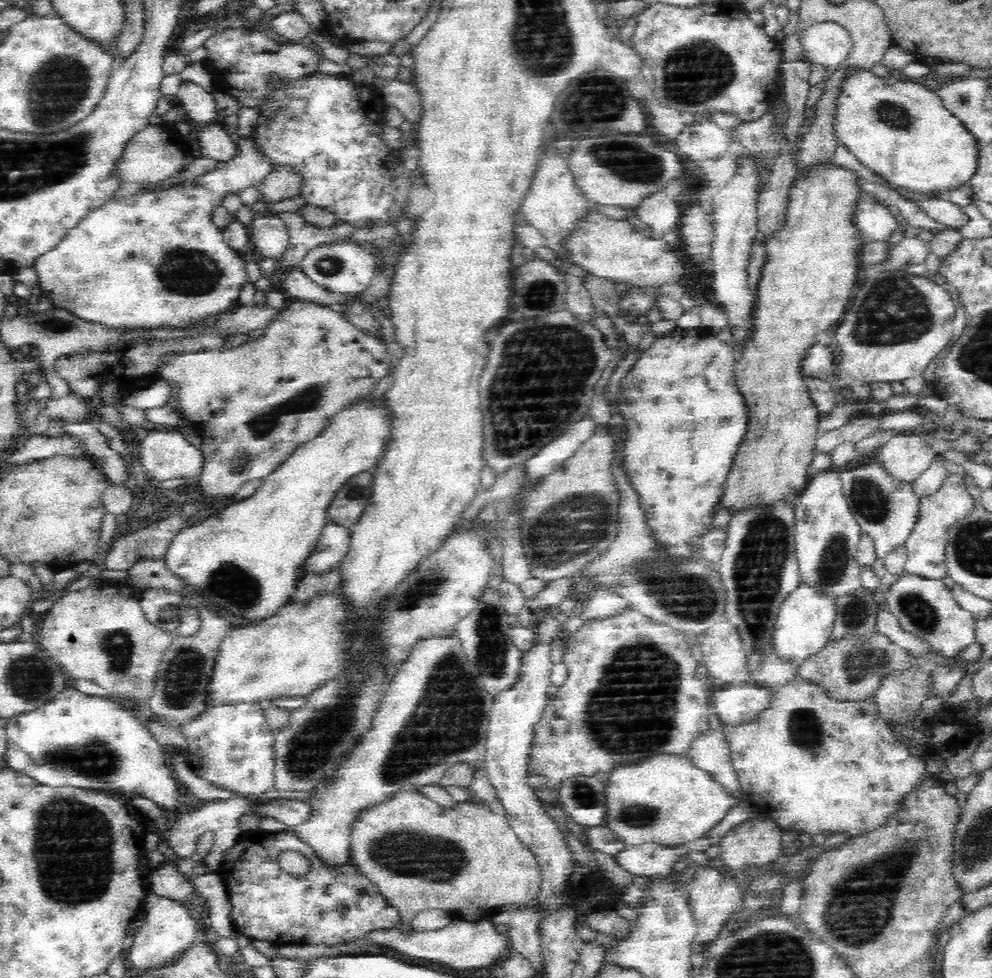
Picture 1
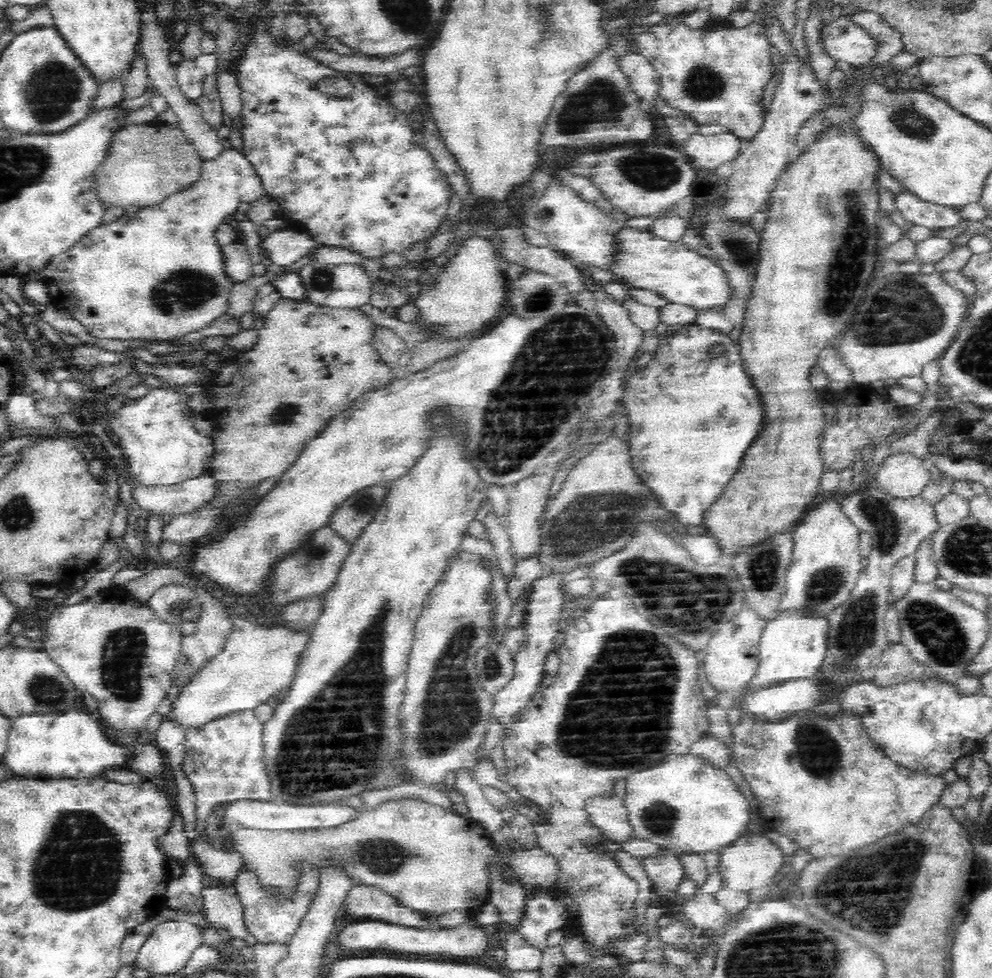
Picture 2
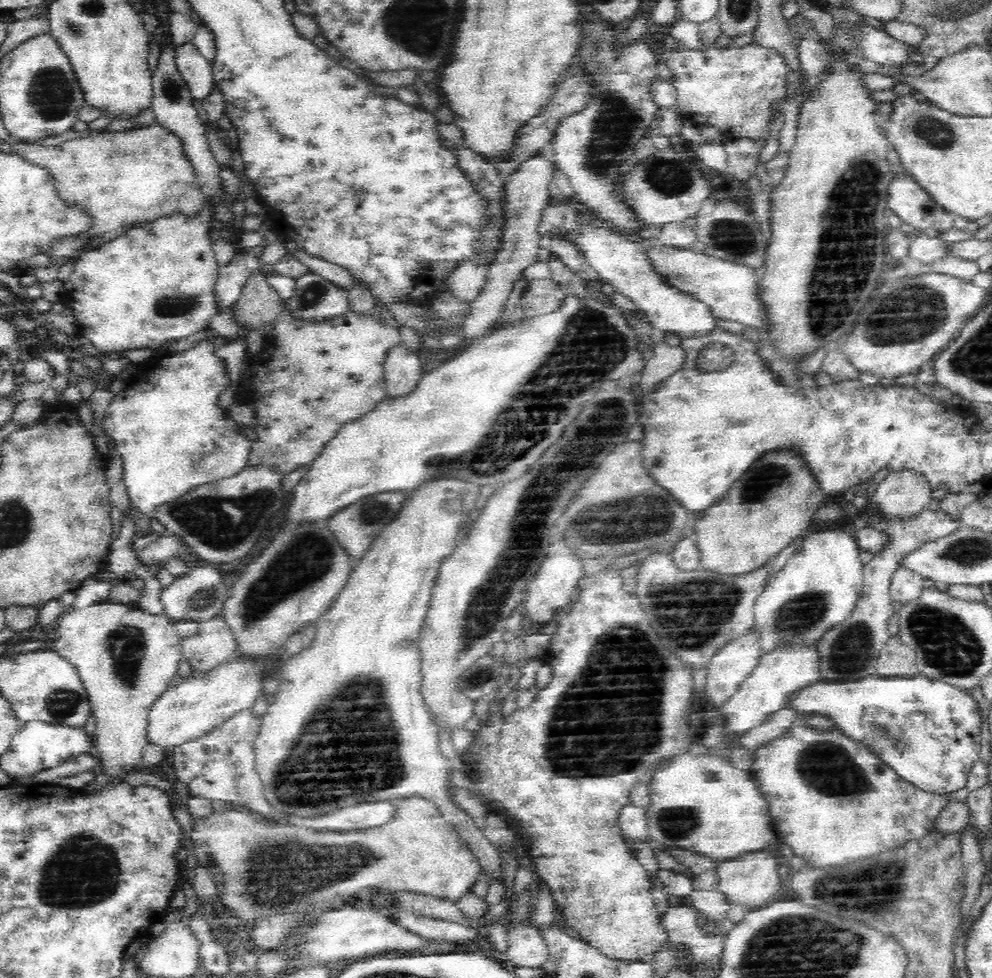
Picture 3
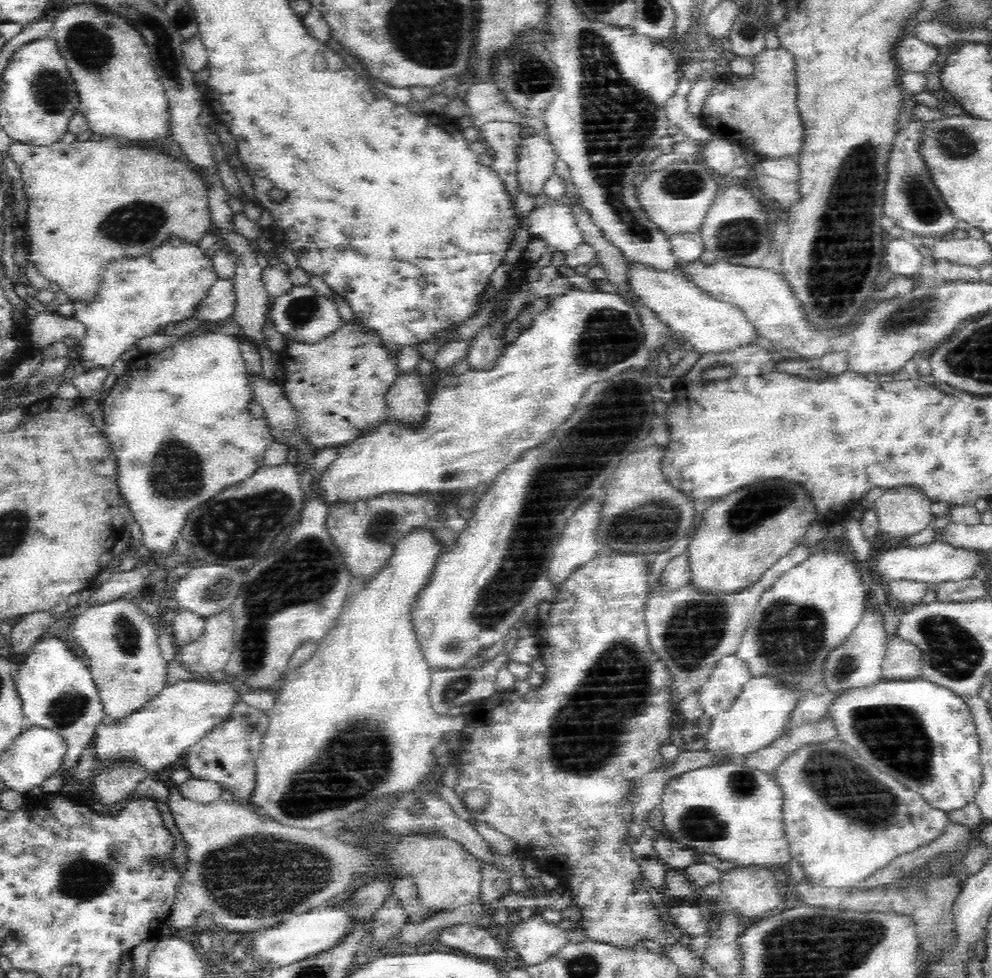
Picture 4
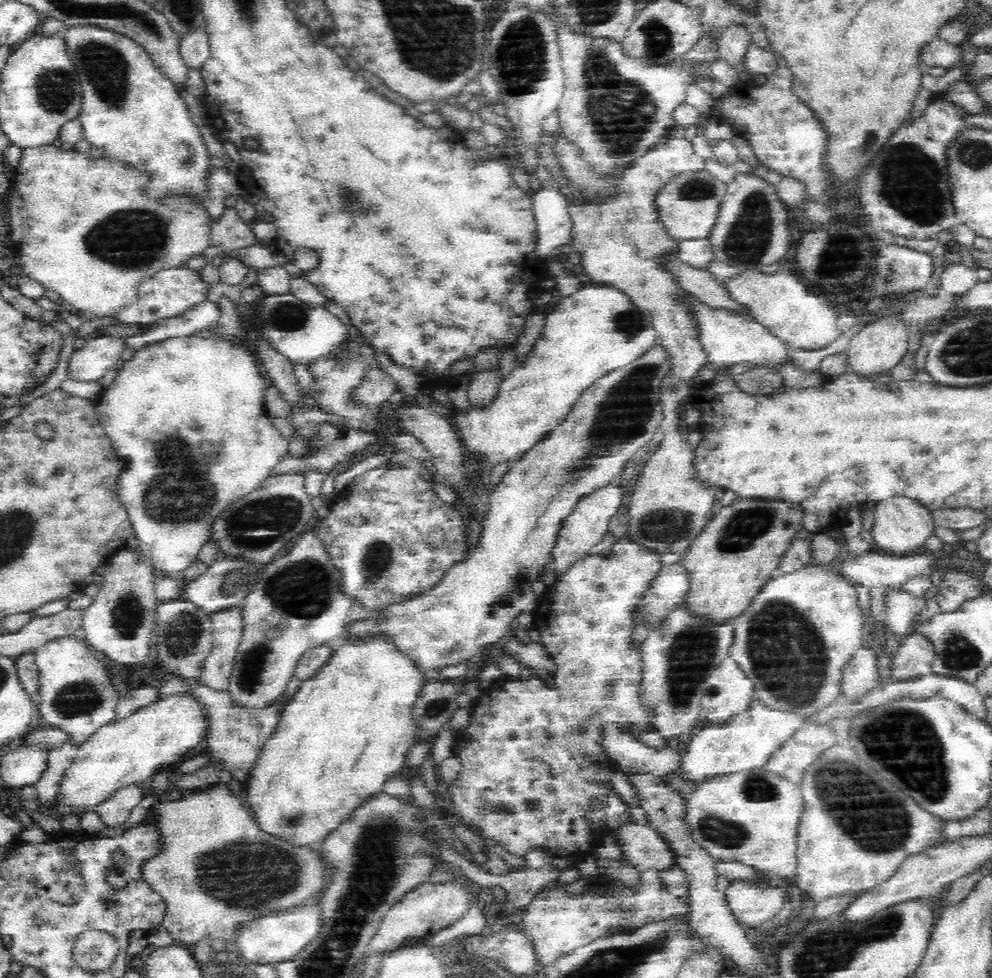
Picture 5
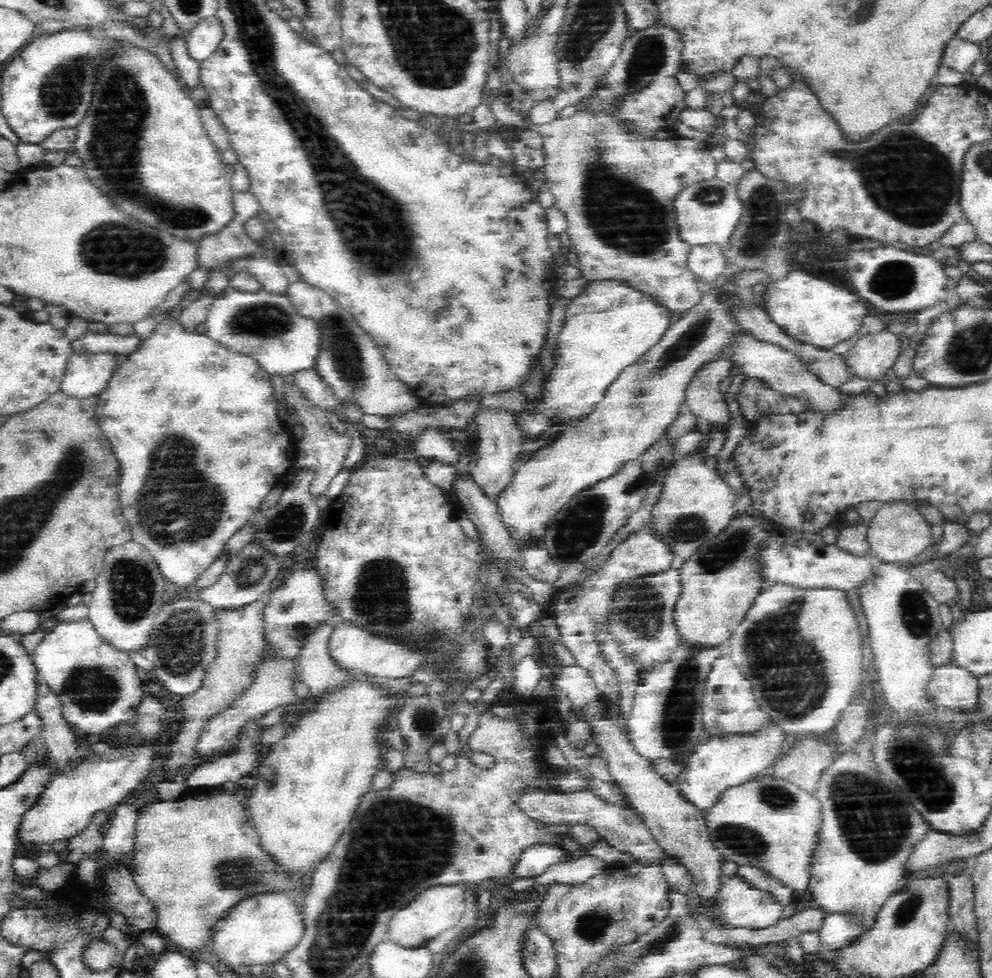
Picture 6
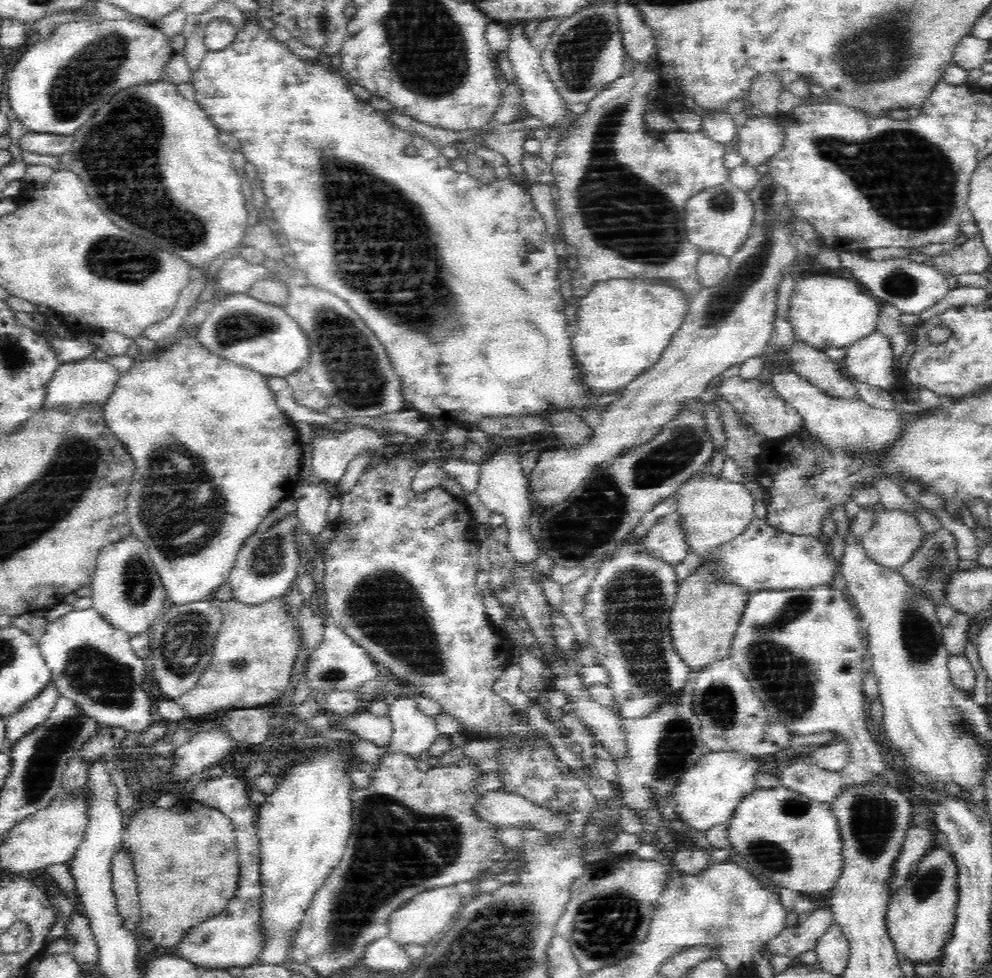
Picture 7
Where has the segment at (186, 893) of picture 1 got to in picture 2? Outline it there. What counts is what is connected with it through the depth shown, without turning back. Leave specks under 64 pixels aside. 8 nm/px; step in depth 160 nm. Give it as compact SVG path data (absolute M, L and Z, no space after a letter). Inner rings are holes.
M205 883L201 894L203 895L203 914L208 920L228 930L234 939L250 938L245 929L244 907L234 886L225 886L225 884L208 886Z

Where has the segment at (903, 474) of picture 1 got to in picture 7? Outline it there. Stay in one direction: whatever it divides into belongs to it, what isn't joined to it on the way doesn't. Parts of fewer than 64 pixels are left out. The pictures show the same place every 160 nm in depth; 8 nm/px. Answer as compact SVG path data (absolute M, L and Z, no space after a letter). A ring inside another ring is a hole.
M880 510L876 514L872 528L862 538L863 547L867 555L876 563L898 569L903 564L910 562L914 553L925 542L925 531L920 520L911 512L903 510Z

